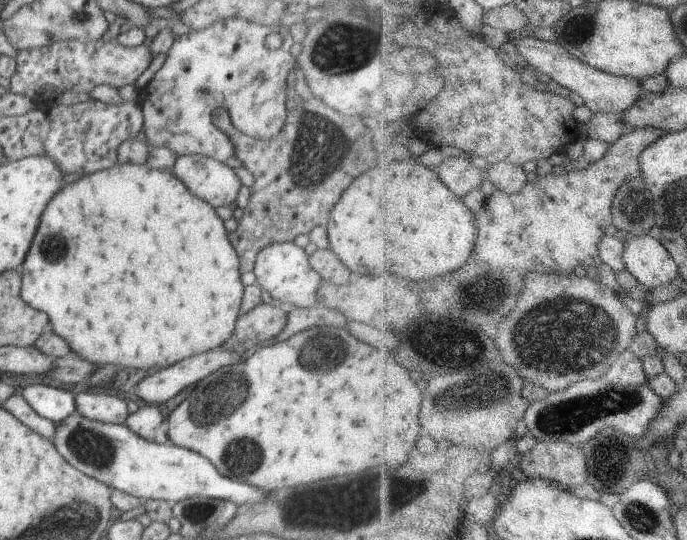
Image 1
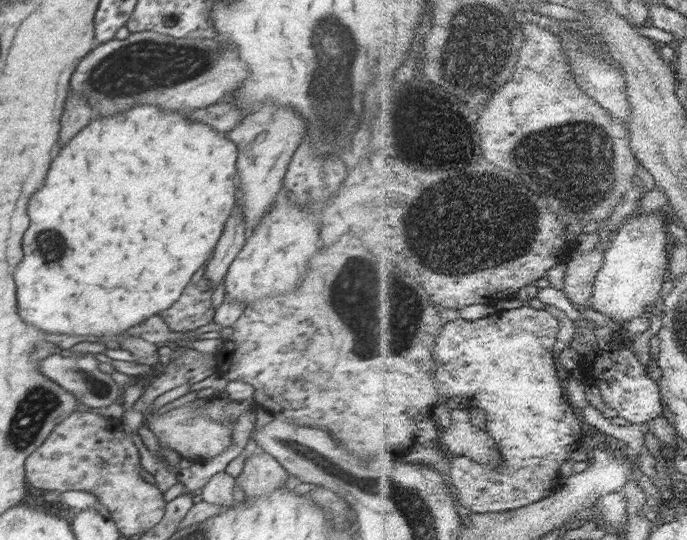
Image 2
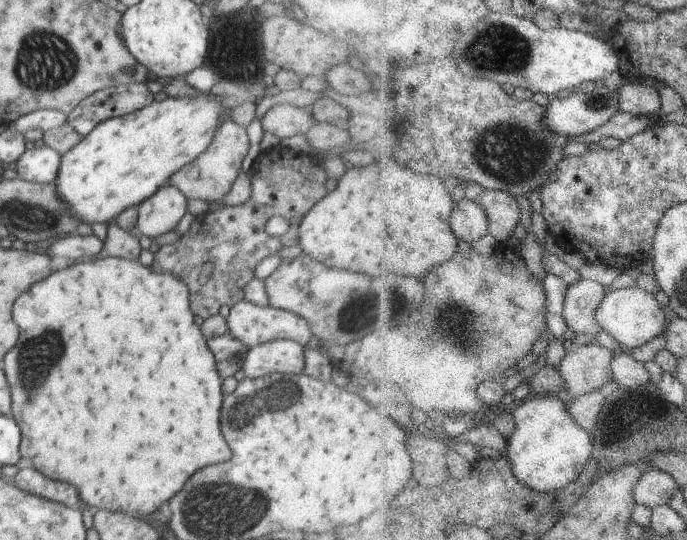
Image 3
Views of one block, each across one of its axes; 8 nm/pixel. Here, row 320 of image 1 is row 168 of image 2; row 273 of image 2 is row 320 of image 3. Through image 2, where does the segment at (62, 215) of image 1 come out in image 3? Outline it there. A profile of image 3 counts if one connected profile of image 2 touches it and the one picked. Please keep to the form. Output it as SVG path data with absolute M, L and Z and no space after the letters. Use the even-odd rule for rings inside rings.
M118 257L86 263L77 262L64 270L52 272L38 284L30 286L22 296L18 296L13 306L13 319L19 326L20 336L14 348L4 356L1 365L10 385L10 414L20 427L19 449L22 462L32 465L32 468L36 468L40 474L50 480L70 484L72 488L78 490L78 500L91 507L108 512L120 510L122 514L144 518L146 514L162 506L164 500L178 494L186 478L194 474L198 468L228 460L230 448L220 432L223 379L220 378L214 354L207 347L207 338L204 338L200 326L196 325L195 315L190 306L188 286L176 278L173 270L152 272L152 267L143 266L139 260L132 262Z

